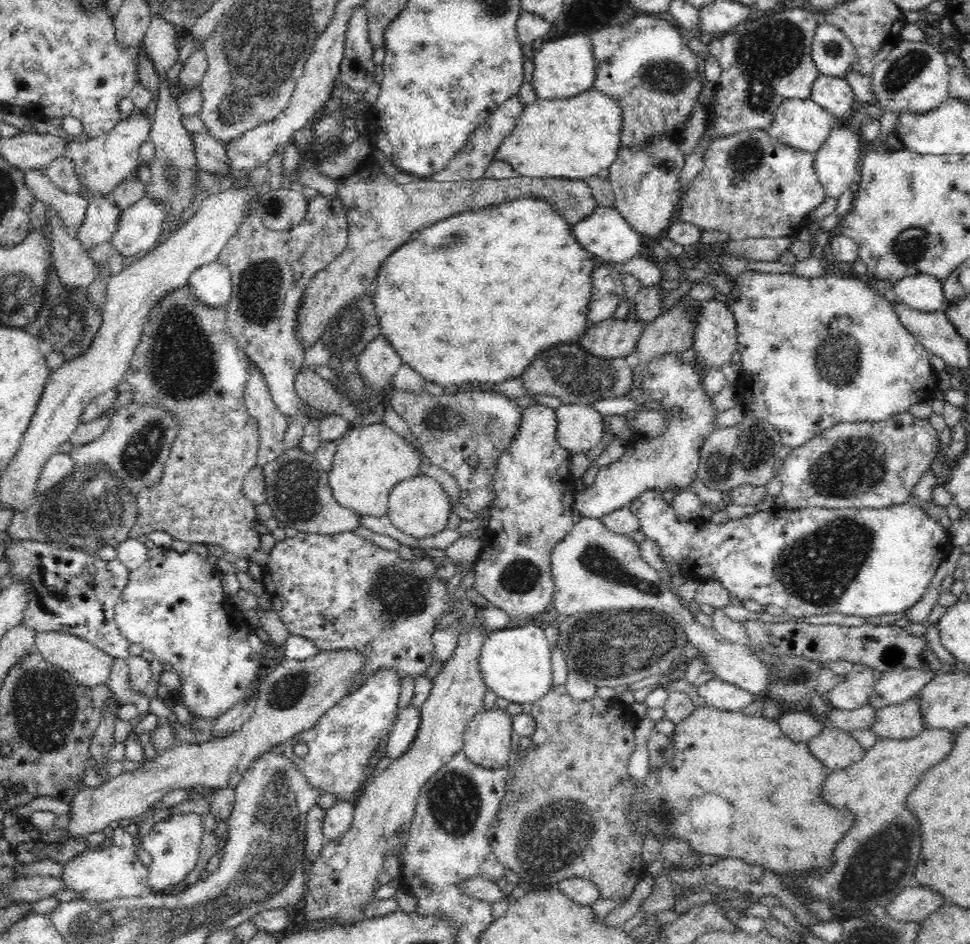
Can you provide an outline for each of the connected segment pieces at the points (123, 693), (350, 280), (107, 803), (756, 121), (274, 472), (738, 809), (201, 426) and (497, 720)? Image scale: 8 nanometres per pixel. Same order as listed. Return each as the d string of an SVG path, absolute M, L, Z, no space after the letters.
M115 658L111 666L111 673L108 682L109 688L118 697L120 704L132 703L139 712L139 718L149 714L150 699L144 697L142 692L134 692L129 687L129 666L127 659Z
M368 162L357 167L354 173L348 177L338 180L337 197L344 205L348 219L348 240L345 249L324 269L320 269L308 283L308 288L304 290L304 298L300 302L298 310L298 341L304 346L304 351L312 348L316 342L322 339L324 332L329 328L332 318L339 310L347 305L358 302L364 297L366 290L372 288L376 275L378 274L384 259L392 254L399 246L410 240L410 234L415 230L432 226L444 218L464 212L464 210L474 210L490 205L499 205L511 200L540 199L549 202L553 209L570 225L580 222L586 218L597 206L592 195L592 189L586 179L572 180L571 178L536 178L516 175L507 179L489 179L482 177L475 181L448 181L438 182L431 178L418 178L408 184L400 184L393 181L383 170L380 163Z
M356 649L318 651L308 660L282 660L274 671L258 684L258 698L254 714L232 736L205 743L174 745L160 756L147 761L136 771L123 772L108 779L100 788L90 788L79 781L79 792L72 800L68 834L62 840L87 838L95 832L104 832L108 825L141 817L156 802L172 790L230 788L236 789L244 771L261 754L290 740L317 723L327 711L336 706L350 690L352 680L366 664L366 655Z
M794 8L794 10L786 10L786 12L778 12L778 14L772 14L772 16L764 16L764 18L758 18L758 20L752 20L752 22L743 22L738 26L735 26L732 30L726 32L721 38L716 38L711 41L708 45L709 54L713 56L715 62L720 63L722 67L722 74L717 80L714 88L714 102L707 105L707 129L705 130L703 136L700 138L699 143L704 144L708 136L713 137L725 137L726 135L734 134L735 132L740 132L743 130L752 129L764 129L768 130L769 126L772 124L773 114L776 112L777 106L782 104L786 100L792 99L805 99L811 96L813 82L820 76L819 70L814 64L813 58L811 57L811 46L812 41L819 25L818 20L814 17L812 11L806 11L806 9L800 10L800 8Z
M300 447L287 448L276 460L271 460L263 466L267 490L267 503L273 510L273 516L282 521L285 526L296 529L299 533L338 534L356 530L360 526L360 514L338 504L332 496L328 484L328 473L316 464L314 456L304 452Z
M708 705L697 706L687 718L675 724L674 733L671 734L671 741L673 742L671 763L668 763L668 766L662 766L660 770L650 770L650 774L646 778L646 784L642 788L634 787L636 792L633 792L634 798L630 802L630 810L628 810L627 817L629 826L634 826L634 822L638 822L636 826L646 828L646 832L650 832L650 836L655 836L661 844L664 844L666 837L682 839L682 841L691 844L690 849L696 854L713 854L722 859L739 858L752 865L760 865L770 869L783 878L786 876L799 877L806 873L818 873L818 870L823 873L826 868L832 866L834 846L848 832L848 828L852 826L854 818L852 818L851 812L848 814L846 810L828 808L822 802L820 790L822 790L822 784L826 782L830 772L809 751L807 743L798 743L788 738L782 732L776 720L770 720L759 714L744 714L741 710L728 711Z
M189 284L180 288L180 290L172 290L168 292L150 312L148 316L148 324L144 326L144 334L139 338L136 352L130 360L130 366L124 373L124 380L130 384L132 390L132 401L140 406L159 406L165 408L167 412L171 412L172 417L176 419L176 423L180 425L178 428L178 436L174 439L171 446L171 452L162 472L162 478L145 490L139 492L137 496L137 519L135 525L130 531L129 537L136 539L138 536L150 534L155 530L163 530L168 532L172 538L189 542L190 544L197 542L205 545L220 544L224 552L234 554L236 558L245 558L248 560L250 554L255 550L260 549L260 533L254 529L254 524L260 522L257 520L254 504L246 498L243 493L243 484L248 476L248 472L256 467L258 442L260 442L260 432L257 426L257 421L248 412L248 407L245 405L245 386L249 379L251 361L243 349L240 349L239 344L232 334L228 333L228 314L225 308L213 308L201 302L193 294Z
M497 706L491 709L483 709L478 712L470 722L463 734L463 751L466 756L474 763L480 765L486 770L501 770L508 766L508 756L514 747L512 745L512 719L513 713L510 715L499 709Z

